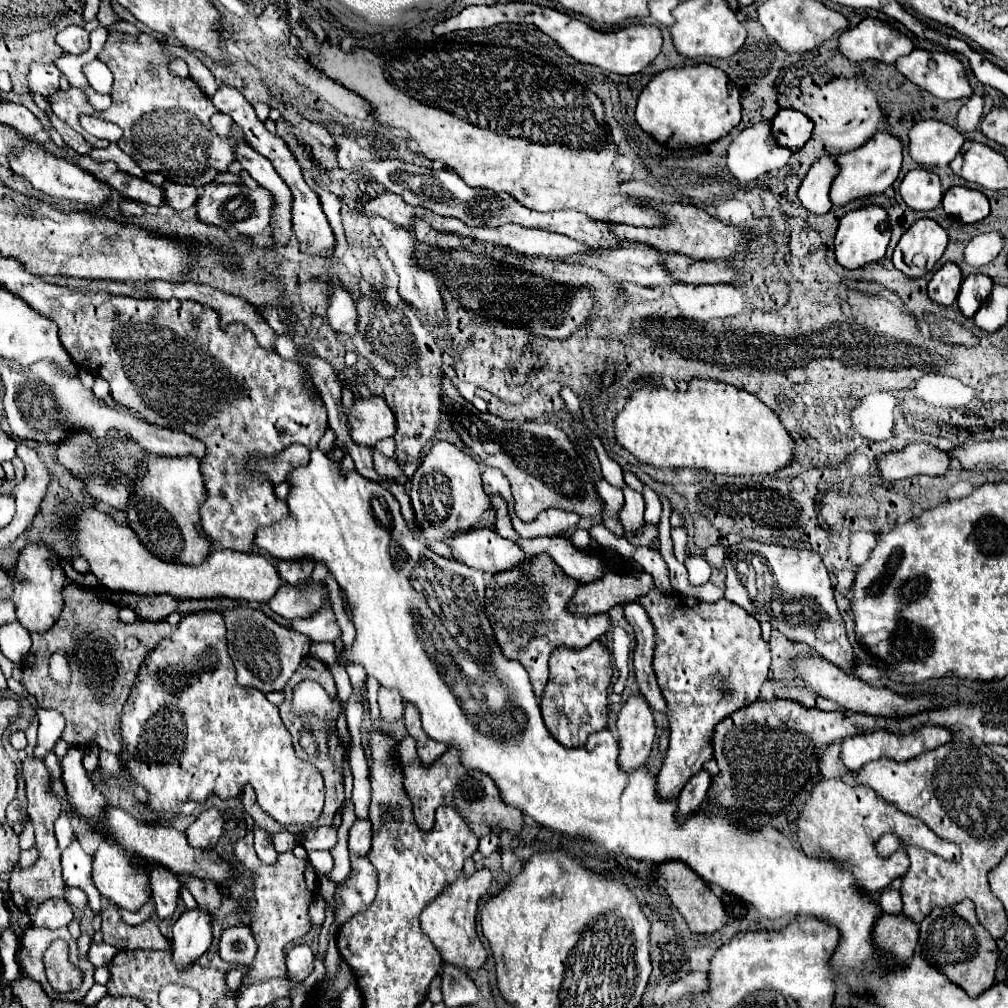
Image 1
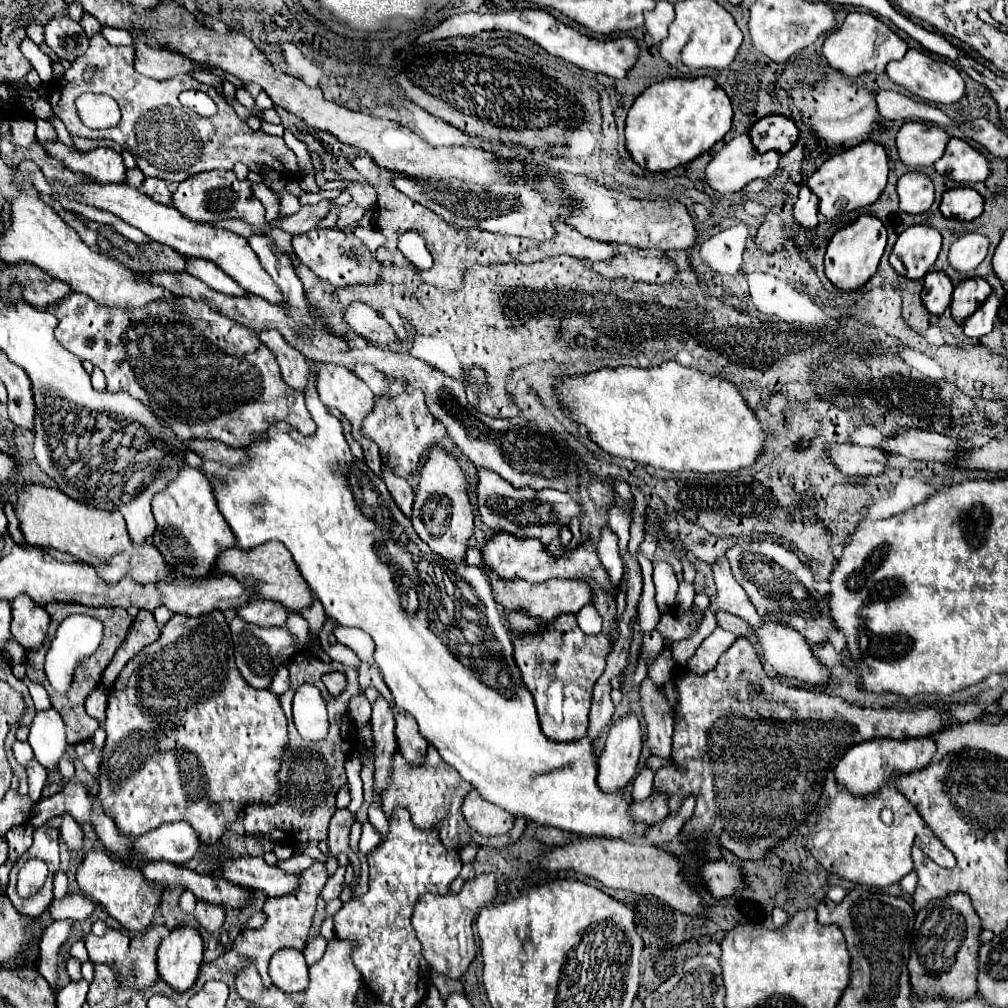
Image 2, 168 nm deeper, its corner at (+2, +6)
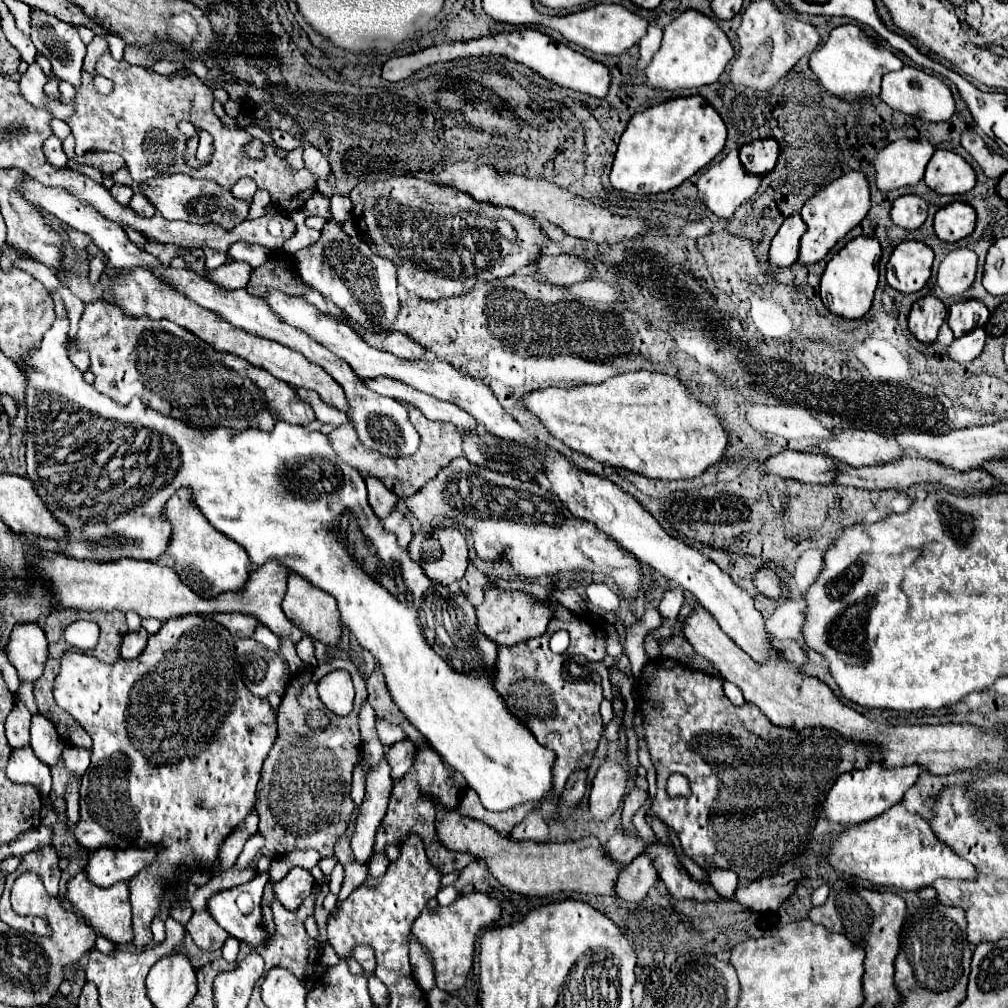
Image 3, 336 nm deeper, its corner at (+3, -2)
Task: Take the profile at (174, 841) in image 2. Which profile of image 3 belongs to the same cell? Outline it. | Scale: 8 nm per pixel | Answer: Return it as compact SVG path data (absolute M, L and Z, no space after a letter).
M98 848L90 852L84 872L92 884L108 888L134 878L144 866L150 866L156 852L156 848Z

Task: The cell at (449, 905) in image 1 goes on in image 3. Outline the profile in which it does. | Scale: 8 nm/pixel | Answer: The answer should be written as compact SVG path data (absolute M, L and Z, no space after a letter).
M472 892L466 896L458 896L450 906L438 906L436 910L424 910L414 926L412 934L424 944L428 954L434 960L434 974L436 974L436 986L444 992L456 992L464 986L466 976L474 962L474 950L476 950L476 938L478 934L488 928L492 922L500 918L500 904L496 898Z

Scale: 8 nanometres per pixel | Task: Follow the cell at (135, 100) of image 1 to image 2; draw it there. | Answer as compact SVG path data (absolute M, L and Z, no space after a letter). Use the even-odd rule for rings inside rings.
M101 32L93 34L89 38L89 48L85 54L81 54L69 70L65 70L65 74L61 78L55 78L51 84L47 84L47 100L49 104L53 106L53 112L63 120L63 124L67 126L67 130L75 136L81 136L81 138L109 138L109 140L115 140L123 150L129 150L133 154L133 158L137 160L137 166L143 170L145 176L153 176L153 178L161 178L165 182L183 182L185 178L193 176L193 174L199 174L199 172L205 172L205 170L233 170L233 164L235 162L243 162L249 170L253 172L259 172L261 168L271 168L271 170L277 170L281 174L289 174L289 178L301 178L301 172L297 168L297 158L295 154L285 146L283 138L277 138L277 136L269 136L265 134L263 130L255 132L247 126L245 120L241 120L233 106L221 98L217 94L215 88L207 86L207 84L201 84L197 82L193 76L187 76L187 74L181 74L181 76L175 76L175 78L169 78L169 80L153 80L153 78L147 78L147 76L141 76L135 72L133 68L133 58L135 58L135 48L133 46L111 46ZM87 66L95 66L97 72L95 76L87 82L83 78L83 72ZM185 90L201 90L205 94L209 94L219 112L211 118L203 118L199 116L197 112L185 108L181 102L179 102L179 94L185 92ZM85 92L93 92L93 94L109 94L119 106L121 106L121 122L117 128L113 130L85 130L85 124L77 118L77 108L75 108L75 98L85 94Z

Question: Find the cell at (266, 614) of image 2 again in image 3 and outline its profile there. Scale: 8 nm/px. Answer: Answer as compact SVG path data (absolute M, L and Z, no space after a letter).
M218 612L218 614L212 614L212 618L216 622L220 622L236 638L248 638L248 636L252 638L254 628L258 624L256 618L246 616L246 614L224 614L224 612Z

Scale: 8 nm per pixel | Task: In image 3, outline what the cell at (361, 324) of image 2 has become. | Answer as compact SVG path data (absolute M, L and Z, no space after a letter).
M392 332L384 338L384 350L392 352L398 358L404 360L418 360L426 354L426 348L420 346L418 342L414 342L412 338L404 336L402 332Z

